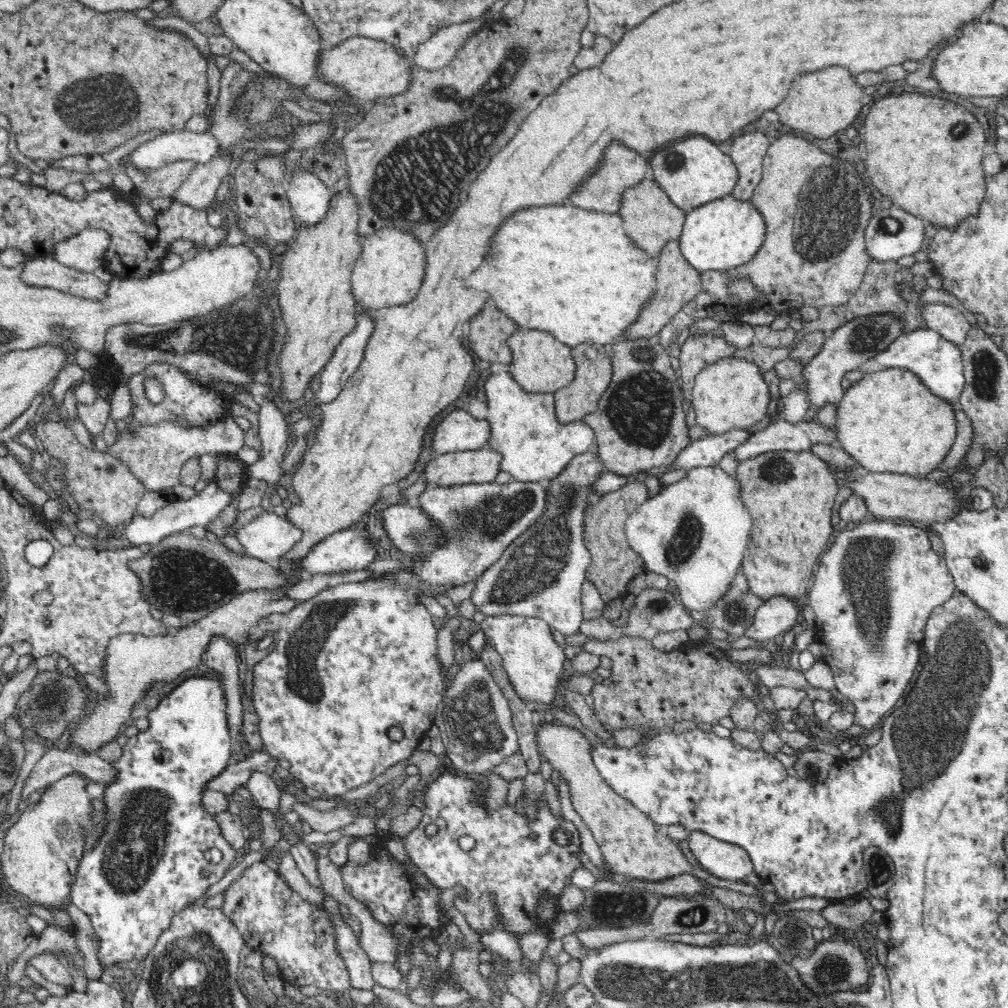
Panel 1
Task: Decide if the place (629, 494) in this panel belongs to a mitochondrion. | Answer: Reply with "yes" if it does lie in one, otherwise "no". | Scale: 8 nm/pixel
no

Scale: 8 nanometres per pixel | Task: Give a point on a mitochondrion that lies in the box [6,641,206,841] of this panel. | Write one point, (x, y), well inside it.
(54, 705)

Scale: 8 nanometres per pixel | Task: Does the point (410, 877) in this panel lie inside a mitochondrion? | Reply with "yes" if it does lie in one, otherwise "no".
no

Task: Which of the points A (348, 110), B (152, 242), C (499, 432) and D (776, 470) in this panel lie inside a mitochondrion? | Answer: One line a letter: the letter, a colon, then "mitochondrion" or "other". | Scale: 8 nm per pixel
A: other
B: other
C: other
D: mitochondrion

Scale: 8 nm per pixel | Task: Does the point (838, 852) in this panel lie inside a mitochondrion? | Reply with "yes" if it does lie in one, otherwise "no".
no

